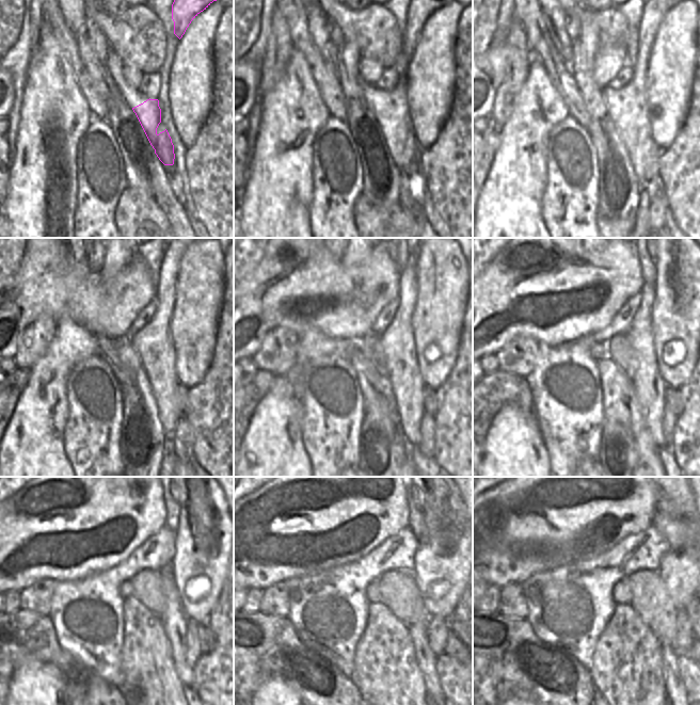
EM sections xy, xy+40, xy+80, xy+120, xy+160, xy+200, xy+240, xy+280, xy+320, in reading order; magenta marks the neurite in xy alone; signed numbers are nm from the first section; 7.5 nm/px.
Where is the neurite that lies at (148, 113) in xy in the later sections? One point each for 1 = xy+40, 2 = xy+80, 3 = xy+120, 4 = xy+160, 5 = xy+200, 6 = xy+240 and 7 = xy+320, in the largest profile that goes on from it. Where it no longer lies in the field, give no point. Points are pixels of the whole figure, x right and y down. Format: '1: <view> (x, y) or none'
1: xy+40 (393, 115)
2: xy+80 (632, 118)
3: xy+120 (157, 355)
4: xy+160 (399, 357)
5: xy+200 (649, 385)
6: xy+240 (174, 622)
7: xy+320 (675, 691)

